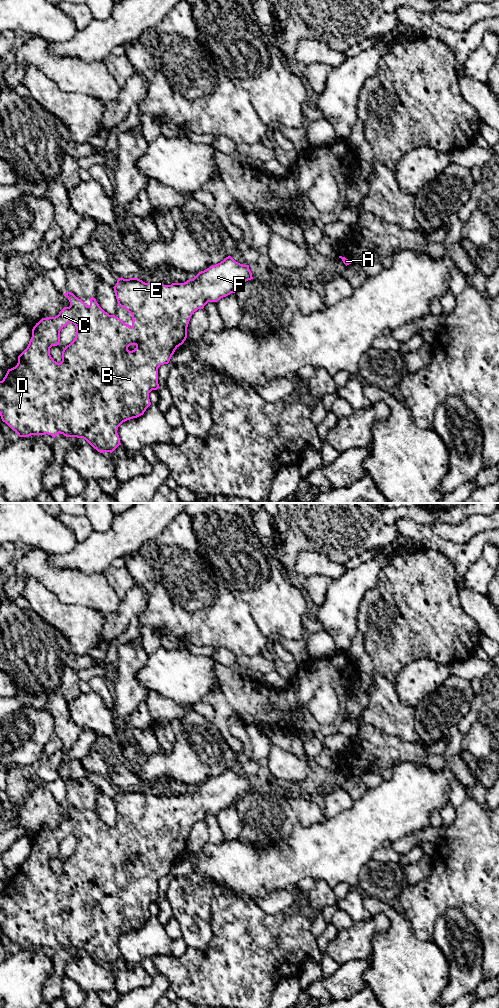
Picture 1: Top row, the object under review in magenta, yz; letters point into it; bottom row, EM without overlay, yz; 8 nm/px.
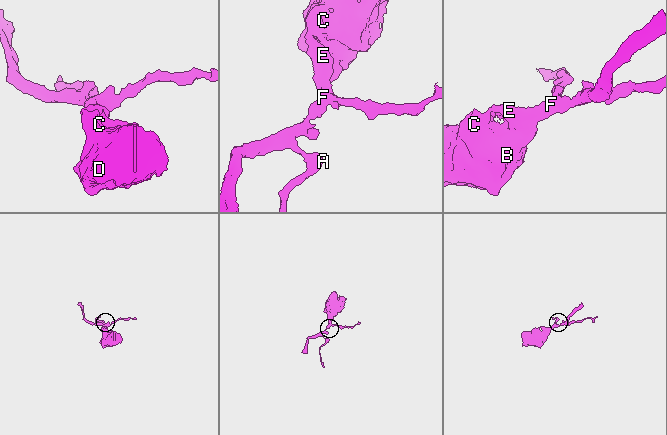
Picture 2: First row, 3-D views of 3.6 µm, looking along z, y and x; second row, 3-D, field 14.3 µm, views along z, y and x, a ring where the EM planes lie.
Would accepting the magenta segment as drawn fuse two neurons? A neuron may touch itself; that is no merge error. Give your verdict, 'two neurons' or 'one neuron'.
one neuron

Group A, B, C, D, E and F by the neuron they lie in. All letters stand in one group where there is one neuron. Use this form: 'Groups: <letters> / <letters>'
Groups: A B C D E F

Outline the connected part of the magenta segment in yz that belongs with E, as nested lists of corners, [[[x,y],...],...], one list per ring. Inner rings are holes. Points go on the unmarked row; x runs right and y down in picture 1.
[[[231,768],[226,769],[216,777],[212,777],[204,783],[199,784],[193,791],[184,795],[172,795],[171,797],[157,796],[155,794],[145,795],[138,790],[118,790],[116,797],[113,799],[119,819],[125,820],[132,827],[132,838],[125,836],[115,827],[109,827],[97,815],[94,809],[90,810],[90,817],[87,818],[81,811],[78,811],[73,805],[63,805],[70,814],[69,819],[64,819],[57,828],[42,830],[32,841],[32,849],[27,860],[18,868],[18,875],[15,879],[8,881],[5,889],[0,893],[0,928],[19,949],[29,949],[31,947],[51,947],[56,949],[59,945],[66,949],[77,949],[85,951],[98,964],[112,965],[119,957],[120,950],[117,945],[118,939],[125,933],[137,930],[144,926],[146,921],[151,917],[149,905],[159,900],[158,880],[161,877],[168,876],[175,862],[184,855],[187,850],[187,839],[192,826],[198,821],[203,821],[208,814],[217,814],[223,809],[235,805],[246,793],[253,791],[249,777],[243,777],[236,774]],[[68,835],[73,835],[76,839],[74,852],[63,860],[62,873],[57,875],[50,867],[50,860],[60,855],[60,843]]]

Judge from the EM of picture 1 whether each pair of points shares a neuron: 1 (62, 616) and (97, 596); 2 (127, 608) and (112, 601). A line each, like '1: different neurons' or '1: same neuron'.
1: different neurons
2: different neurons

